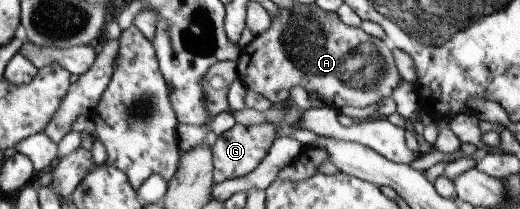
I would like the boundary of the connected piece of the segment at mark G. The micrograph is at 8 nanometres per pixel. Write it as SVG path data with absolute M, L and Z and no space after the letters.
M256 123L234 125L220 133L211 146L211 171L213 184L218 184L236 177L254 175L258 171L261 160L266 156L271 144L277 139L274 123Z

